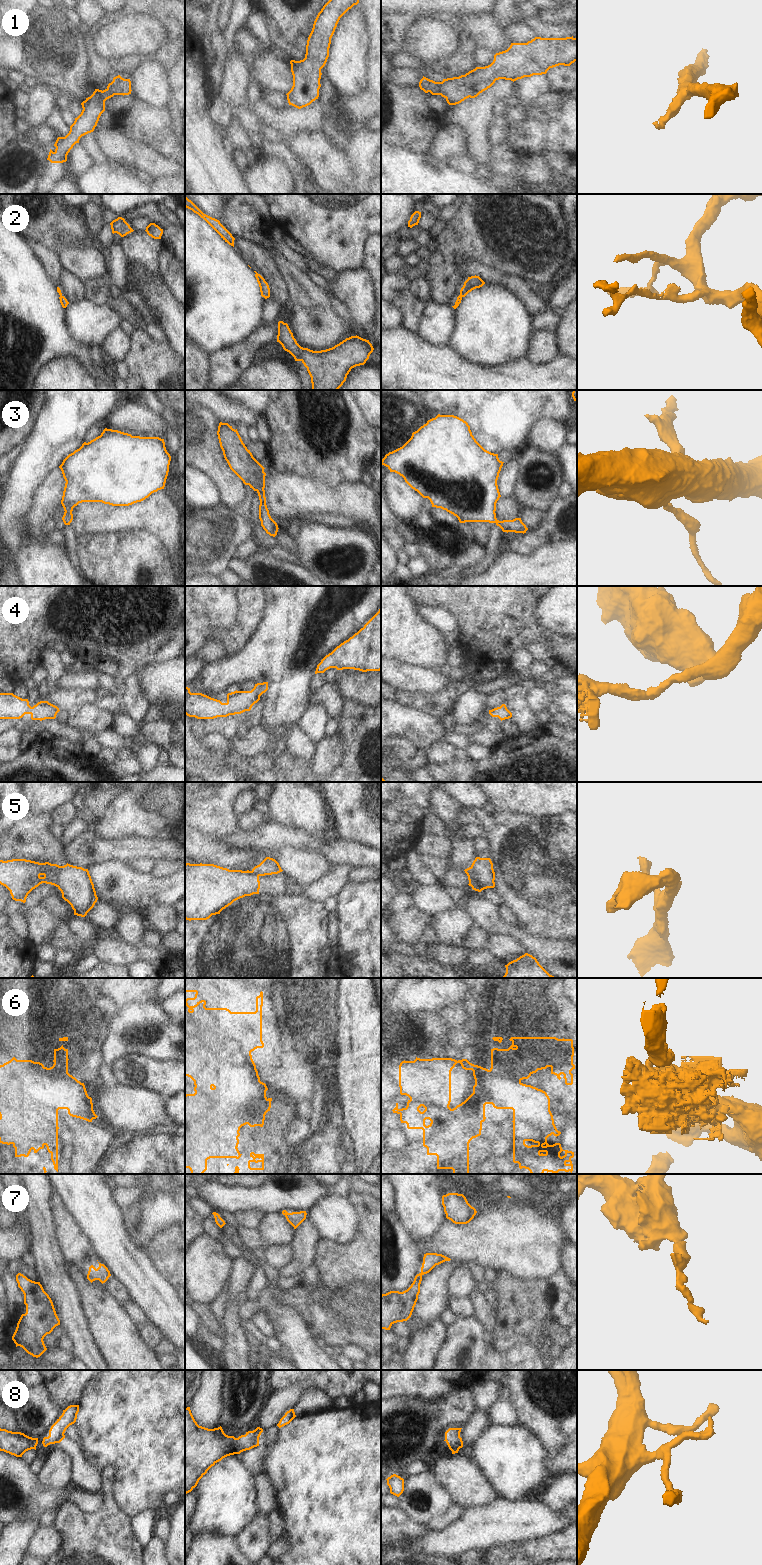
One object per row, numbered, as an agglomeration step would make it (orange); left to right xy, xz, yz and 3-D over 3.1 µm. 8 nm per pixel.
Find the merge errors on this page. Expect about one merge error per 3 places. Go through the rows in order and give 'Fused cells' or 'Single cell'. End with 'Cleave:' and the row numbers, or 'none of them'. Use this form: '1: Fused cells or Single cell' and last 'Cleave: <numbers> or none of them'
1: Single cell
2: Single cell
3: Single cell
4: Single cell
5: Fused cells
6: Fused cells
7: Single cell
8: Single cell
Cleave: 5, 6

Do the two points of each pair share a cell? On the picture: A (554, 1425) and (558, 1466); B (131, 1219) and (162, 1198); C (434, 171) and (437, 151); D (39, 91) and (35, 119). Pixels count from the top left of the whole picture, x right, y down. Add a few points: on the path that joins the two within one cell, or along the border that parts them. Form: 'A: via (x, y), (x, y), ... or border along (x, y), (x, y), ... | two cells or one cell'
A: border along (566, 1439), (548, 1454) | two cells
B: via (139, 1219), (154, 1206) | one cell
C: border along (427, 153), (445, 162) | two cells
D: via (39, 98), (39, 107), (36, 112) | one cell

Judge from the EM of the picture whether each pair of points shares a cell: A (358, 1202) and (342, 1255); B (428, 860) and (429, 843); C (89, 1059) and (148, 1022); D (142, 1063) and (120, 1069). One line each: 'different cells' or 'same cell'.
A: same cell
B: different cells
C: different cells
D: same cell

